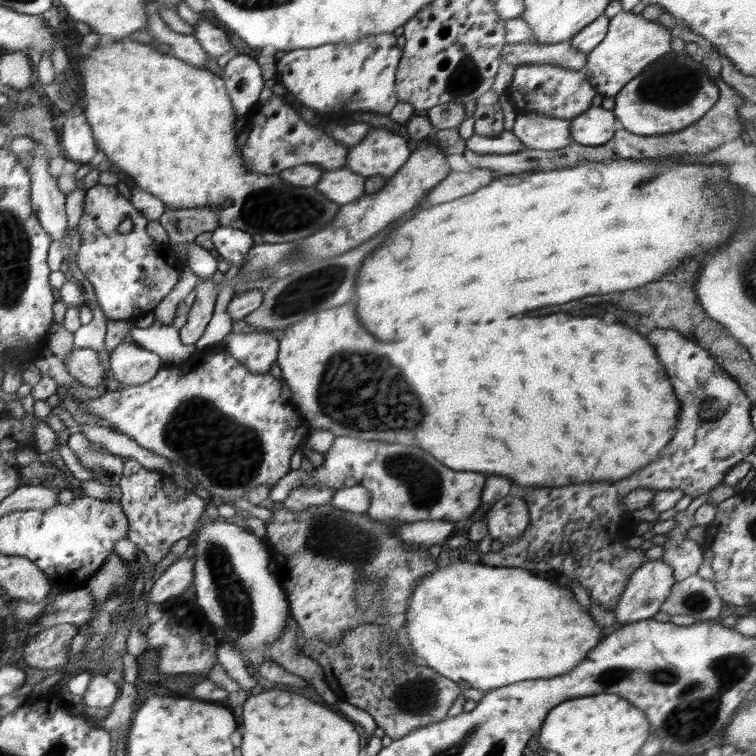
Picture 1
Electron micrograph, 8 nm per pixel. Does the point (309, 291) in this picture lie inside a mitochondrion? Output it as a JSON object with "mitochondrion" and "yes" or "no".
{"mitochondrion":"yes"}

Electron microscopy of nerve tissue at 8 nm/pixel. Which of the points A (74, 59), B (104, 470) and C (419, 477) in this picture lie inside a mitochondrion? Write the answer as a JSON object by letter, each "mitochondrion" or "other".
{"A":"other","B":"mitochondrion","C":"mitochondrion"}

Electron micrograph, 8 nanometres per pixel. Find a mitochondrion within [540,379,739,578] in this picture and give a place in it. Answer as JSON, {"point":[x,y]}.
{"point":[711,407]}

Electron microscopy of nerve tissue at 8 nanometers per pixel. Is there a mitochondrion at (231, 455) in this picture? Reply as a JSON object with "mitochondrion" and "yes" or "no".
{"mitochondrion":"yes"}

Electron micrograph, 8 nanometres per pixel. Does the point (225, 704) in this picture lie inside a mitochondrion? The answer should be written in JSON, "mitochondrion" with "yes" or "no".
{"mitochondrion":"no"}

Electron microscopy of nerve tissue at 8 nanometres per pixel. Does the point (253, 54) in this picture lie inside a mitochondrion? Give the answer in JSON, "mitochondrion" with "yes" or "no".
{"mitochondrion":"no"}

